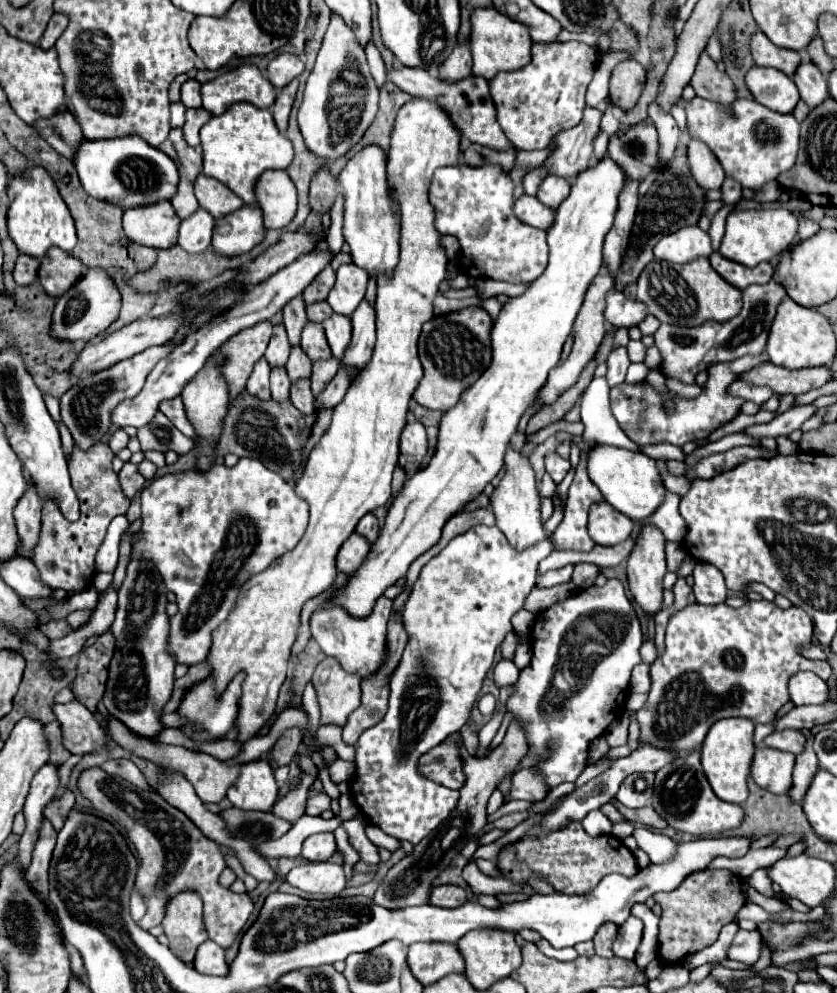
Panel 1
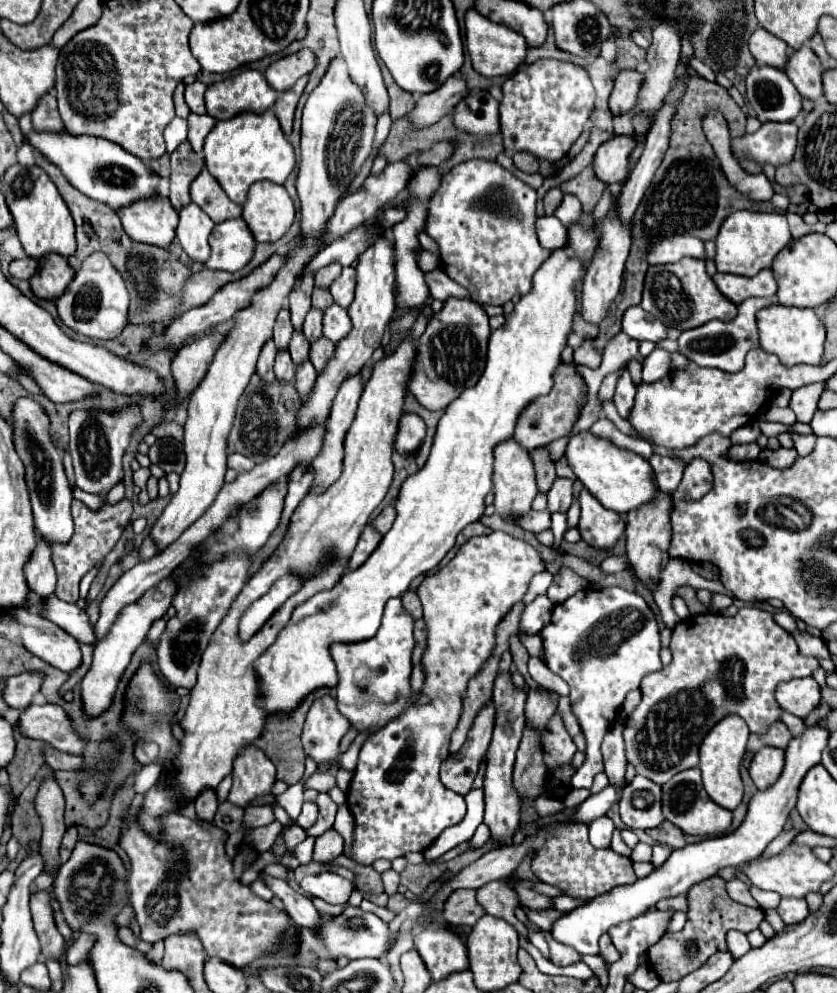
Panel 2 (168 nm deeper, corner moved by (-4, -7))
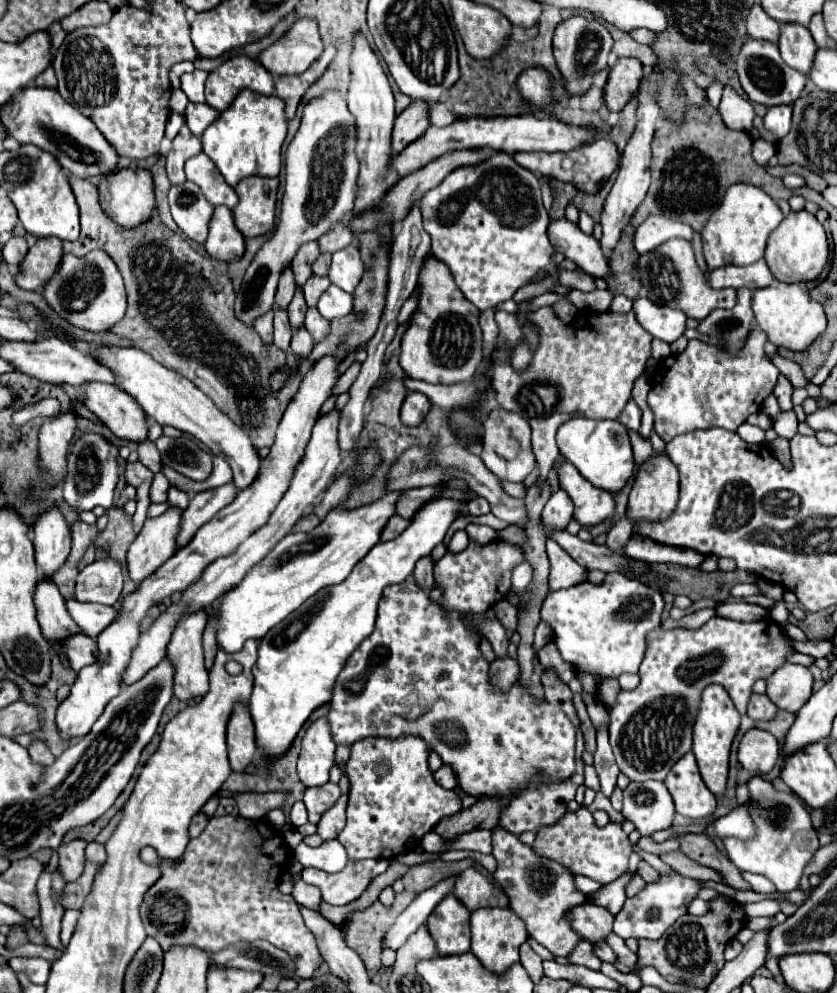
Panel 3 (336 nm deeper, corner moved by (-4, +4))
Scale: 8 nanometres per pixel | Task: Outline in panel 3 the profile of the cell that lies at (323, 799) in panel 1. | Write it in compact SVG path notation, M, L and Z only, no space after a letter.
M296 801L290 809L290 819L292 819L292 825L294 827L300 827L304 823L308 823L308 815L306 815L306 805L304 801Z

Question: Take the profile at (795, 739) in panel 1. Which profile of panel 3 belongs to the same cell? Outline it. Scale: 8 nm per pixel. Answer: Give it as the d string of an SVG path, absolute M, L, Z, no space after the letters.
M752 695L750 707L748 707L748 717L754 721L770 721L778 713L778 707L766 697L766 695Z

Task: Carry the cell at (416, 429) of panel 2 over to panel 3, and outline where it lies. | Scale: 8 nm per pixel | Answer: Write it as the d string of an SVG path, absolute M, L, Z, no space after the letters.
M408 393L400 409L400 419L406 427L418 427L424 421L428 409L430 409L430 399L426 395Z

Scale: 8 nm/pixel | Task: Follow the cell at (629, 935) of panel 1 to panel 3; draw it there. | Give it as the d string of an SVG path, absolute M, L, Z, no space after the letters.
M662 875L658 883L648 883L646 889L642 889L638 895L626 899L622 911L614 917L614 933L620 937L646 938L650 940L660 939L664 931L686 913L688 903L696 897L700 885L694 879L686 879L682 875Z

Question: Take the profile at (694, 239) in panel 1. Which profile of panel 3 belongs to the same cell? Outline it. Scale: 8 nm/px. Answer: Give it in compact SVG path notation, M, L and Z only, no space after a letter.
M650 215L650 219L646 219L638 227L638 231L634 235L634 247L642 255L642 253L650 253L650 251L658 249L662 243L666 243L668 239L674 239L674 237L692 241L692 235L694 235L694 229L686 223L676 223L662 215Z

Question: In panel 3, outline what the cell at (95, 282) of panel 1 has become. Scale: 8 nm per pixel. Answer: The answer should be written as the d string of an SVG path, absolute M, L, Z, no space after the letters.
M94 249L82 257L66 253L58 271L44 287L48 305L68 323L88 331L108 331L126 313L126 291L122 275L110 255L102 249Z

